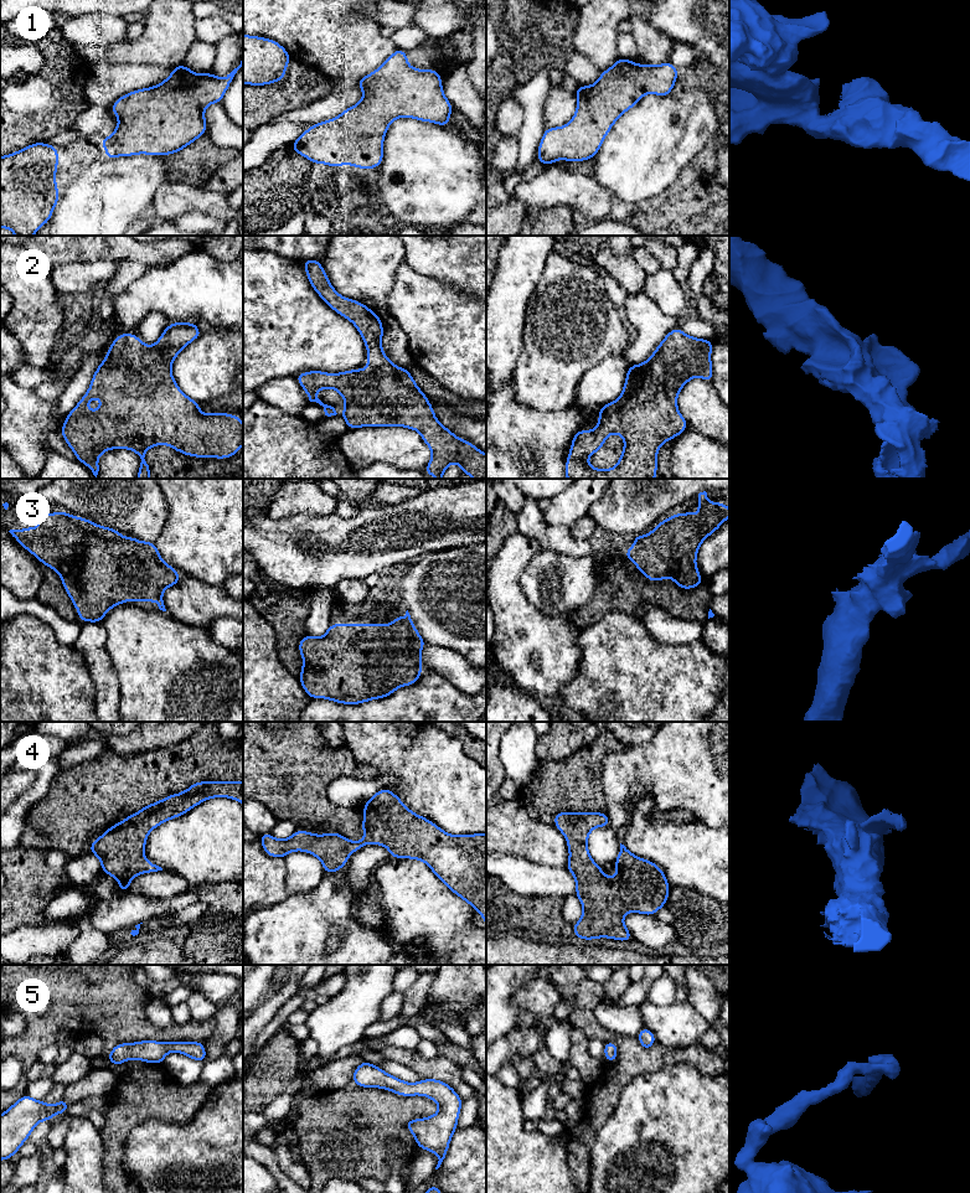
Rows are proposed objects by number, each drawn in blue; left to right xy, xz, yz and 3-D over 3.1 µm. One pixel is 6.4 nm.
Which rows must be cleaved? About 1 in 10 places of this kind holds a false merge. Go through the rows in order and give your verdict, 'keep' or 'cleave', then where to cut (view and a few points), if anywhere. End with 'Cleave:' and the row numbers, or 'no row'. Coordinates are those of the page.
1: keep; no cut
2: keep; no cut
3: keep; no cut
4: keep; no cut
5: keep; no cut
Cleave: no row

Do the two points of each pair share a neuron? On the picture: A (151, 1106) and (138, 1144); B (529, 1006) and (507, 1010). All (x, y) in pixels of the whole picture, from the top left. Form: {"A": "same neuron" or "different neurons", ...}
{"A": "different neurons", "B": "different neurons"}

